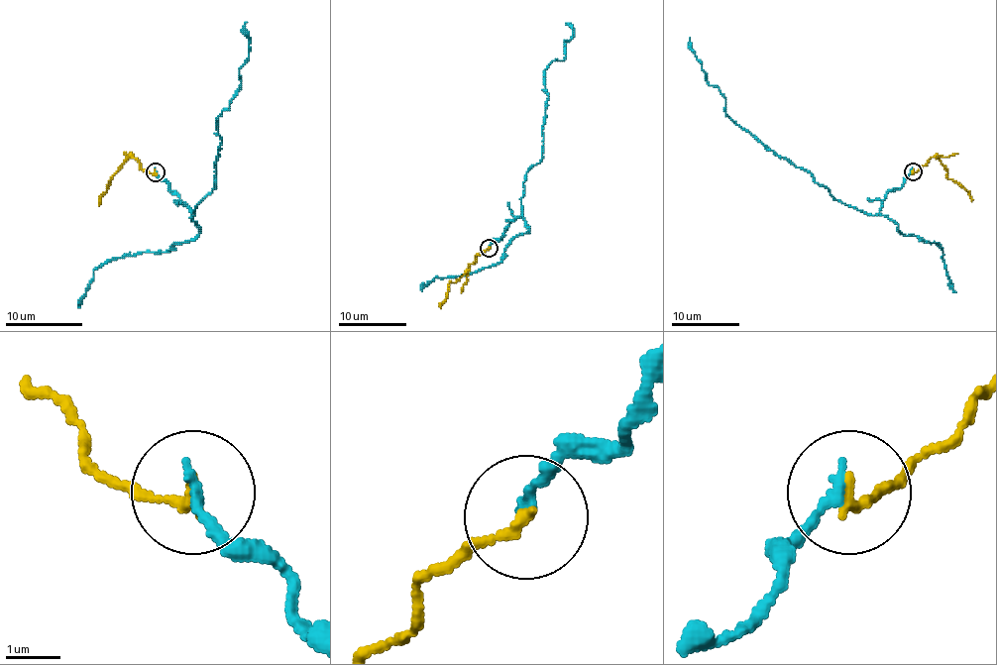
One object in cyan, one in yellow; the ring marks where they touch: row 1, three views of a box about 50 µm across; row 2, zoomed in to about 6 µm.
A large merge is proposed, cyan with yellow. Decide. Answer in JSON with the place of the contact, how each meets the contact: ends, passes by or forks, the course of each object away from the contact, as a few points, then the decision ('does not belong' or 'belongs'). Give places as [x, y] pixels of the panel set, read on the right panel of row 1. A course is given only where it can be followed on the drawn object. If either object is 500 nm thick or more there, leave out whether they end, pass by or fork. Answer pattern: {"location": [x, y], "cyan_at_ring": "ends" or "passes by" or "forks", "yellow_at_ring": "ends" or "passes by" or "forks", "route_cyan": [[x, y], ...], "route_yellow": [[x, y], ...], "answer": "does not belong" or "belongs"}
{"location": [913, 171], "cyan_at_ring": "ends", "yellow_at_ring": "ends", "route_cyan": [[912, 170], [877, 213], [838, 201], [725, 114], [723, 95], [709, 83], [690, 38]], "route_yellow": [[914, 170], [936, 157], [944, 166], [949, 179], [961, 186], [971, 201]], "answer": "does not belong"}

